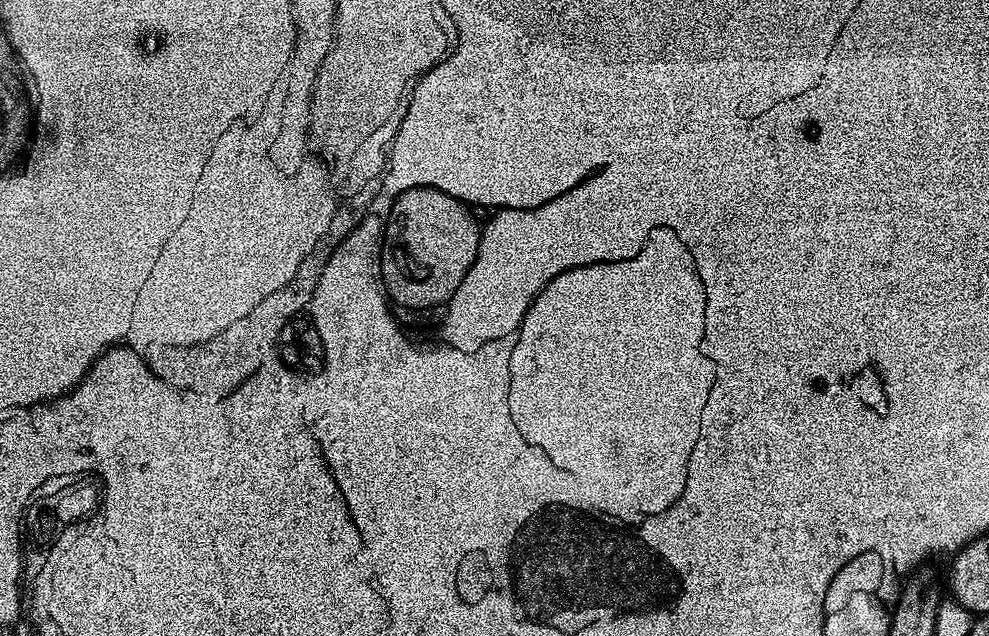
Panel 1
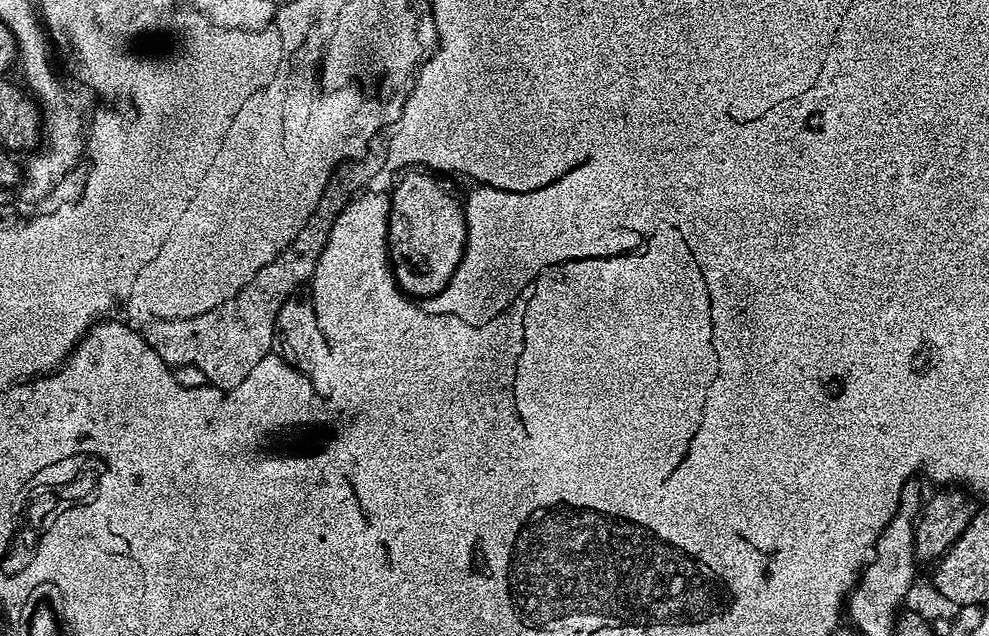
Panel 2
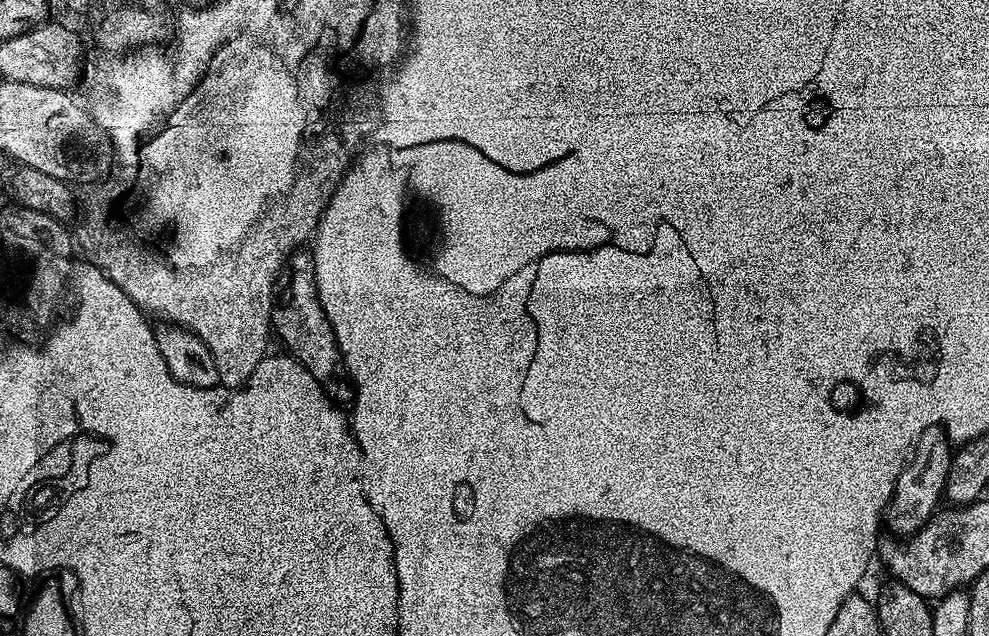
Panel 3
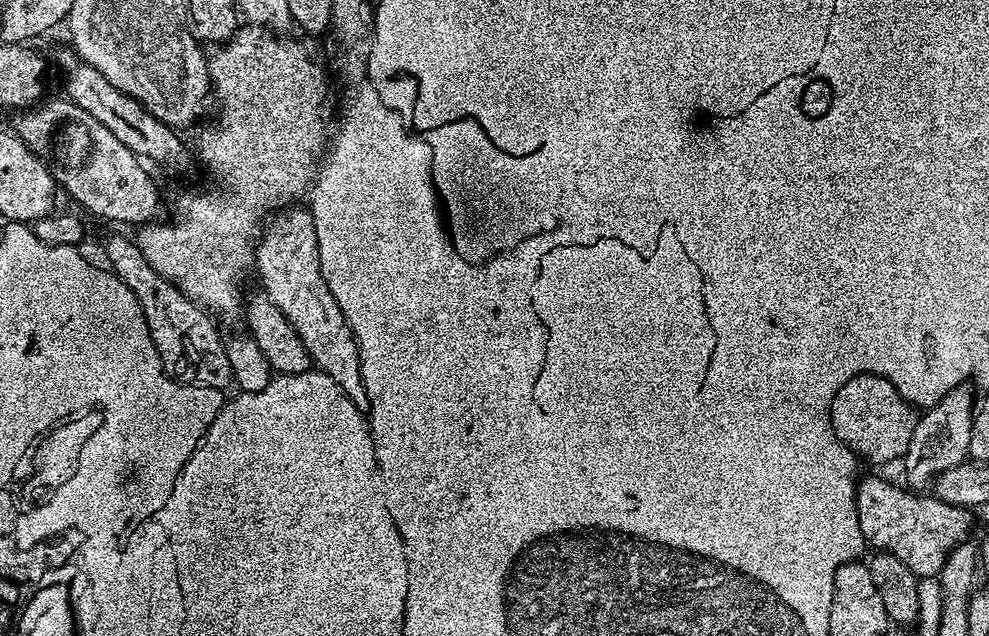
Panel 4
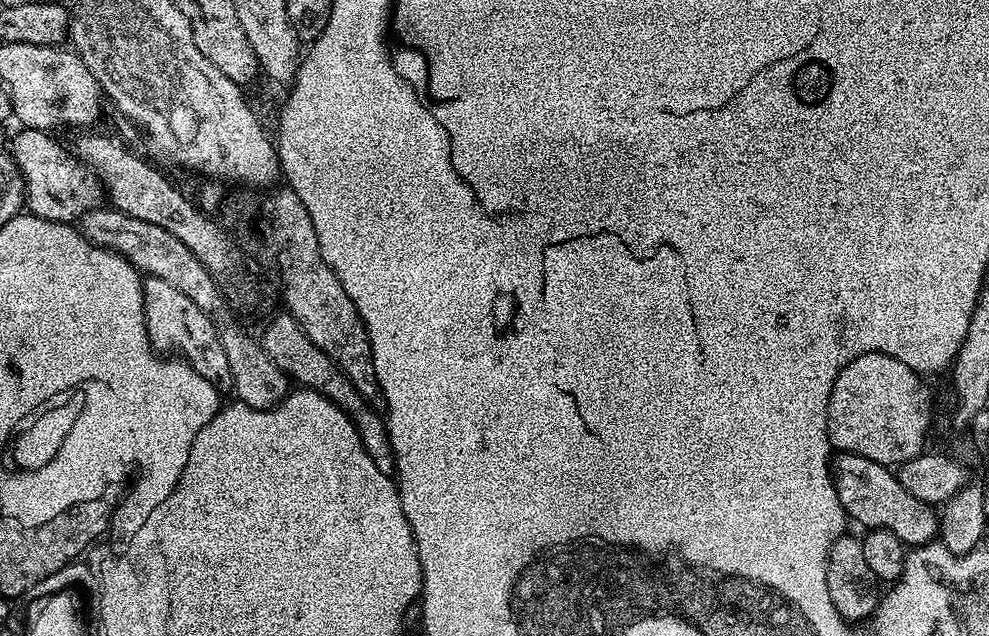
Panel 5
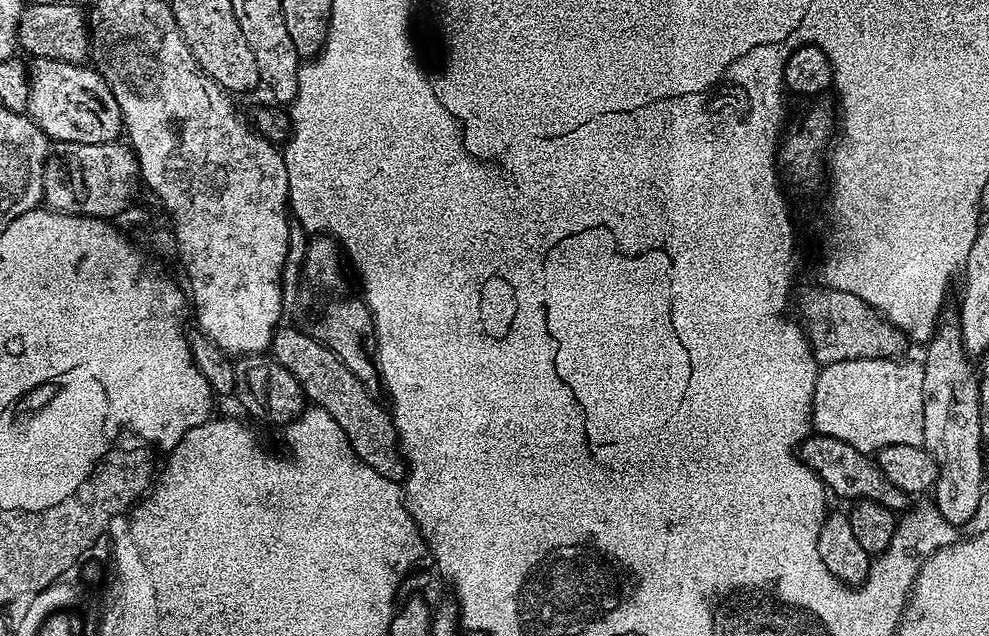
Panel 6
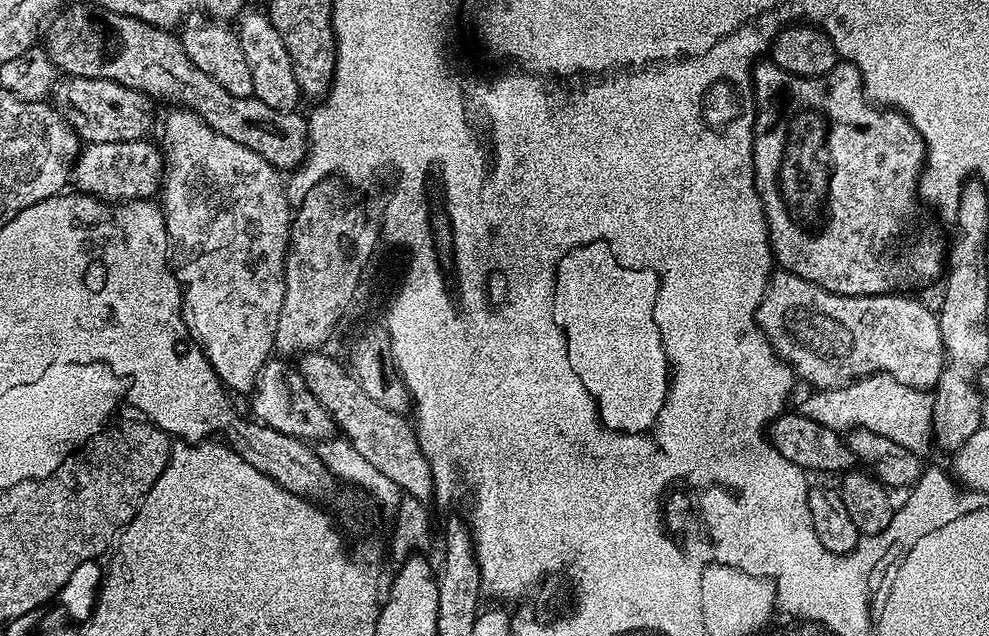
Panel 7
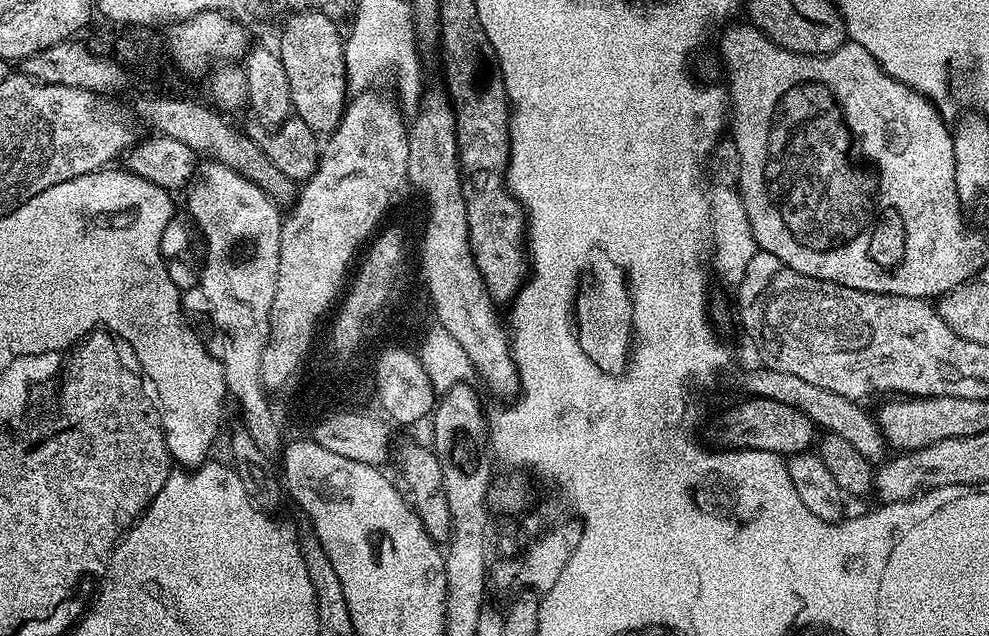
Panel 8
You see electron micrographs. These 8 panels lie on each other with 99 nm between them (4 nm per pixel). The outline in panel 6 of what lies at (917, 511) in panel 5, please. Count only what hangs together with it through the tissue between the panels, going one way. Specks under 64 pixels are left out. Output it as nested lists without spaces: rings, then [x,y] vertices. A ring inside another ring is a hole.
[[[810,434],[800,445],[798,455],[805,464],[820,475],[829,493],[837,492],[838,495],[845,496],[848,502],[869,500],[893,510],[904,510],[909,507],[910,496],[887,480],[877,461],[871,455],[862,450],[856,450],[846,442],[839,441],[838,438]]]

